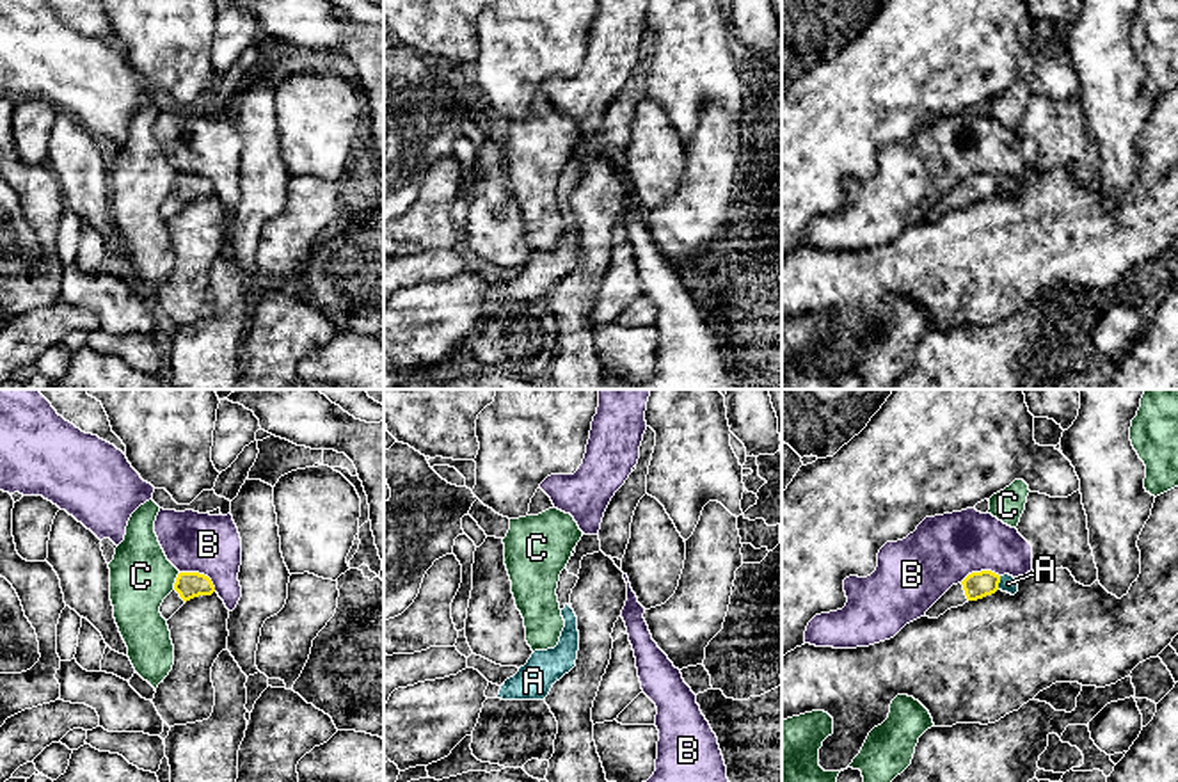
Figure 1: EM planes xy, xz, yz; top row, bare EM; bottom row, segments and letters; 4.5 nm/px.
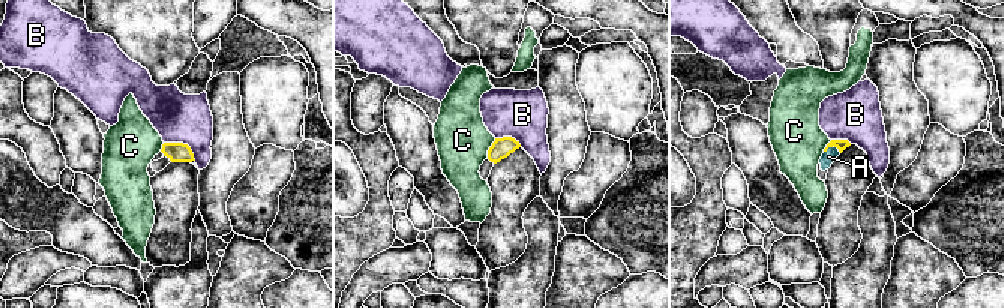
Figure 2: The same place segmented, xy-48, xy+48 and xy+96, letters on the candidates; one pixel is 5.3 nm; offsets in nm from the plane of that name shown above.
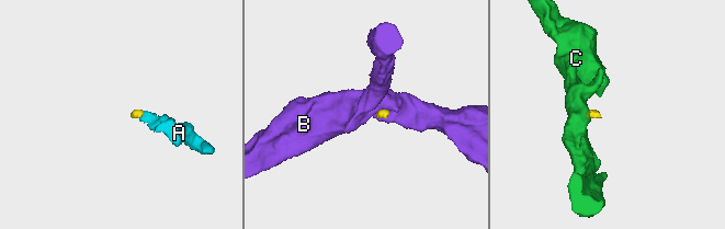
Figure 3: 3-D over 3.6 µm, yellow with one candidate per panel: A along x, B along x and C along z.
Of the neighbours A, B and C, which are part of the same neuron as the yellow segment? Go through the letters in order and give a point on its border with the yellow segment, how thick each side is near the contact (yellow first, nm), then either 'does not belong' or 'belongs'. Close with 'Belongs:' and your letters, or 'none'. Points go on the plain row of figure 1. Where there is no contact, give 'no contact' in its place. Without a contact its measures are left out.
A: contact yz (999, 183); calibres 120 and 80 nm; belongs
B: contact xy (201, 176); calibres 120 and 280 nm; does not belong
C: contact xy (176, 183); calibres 120 and 280 nm; does not belong
Belongs: A

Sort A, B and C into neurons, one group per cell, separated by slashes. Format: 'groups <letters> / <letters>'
groups A / B / C

